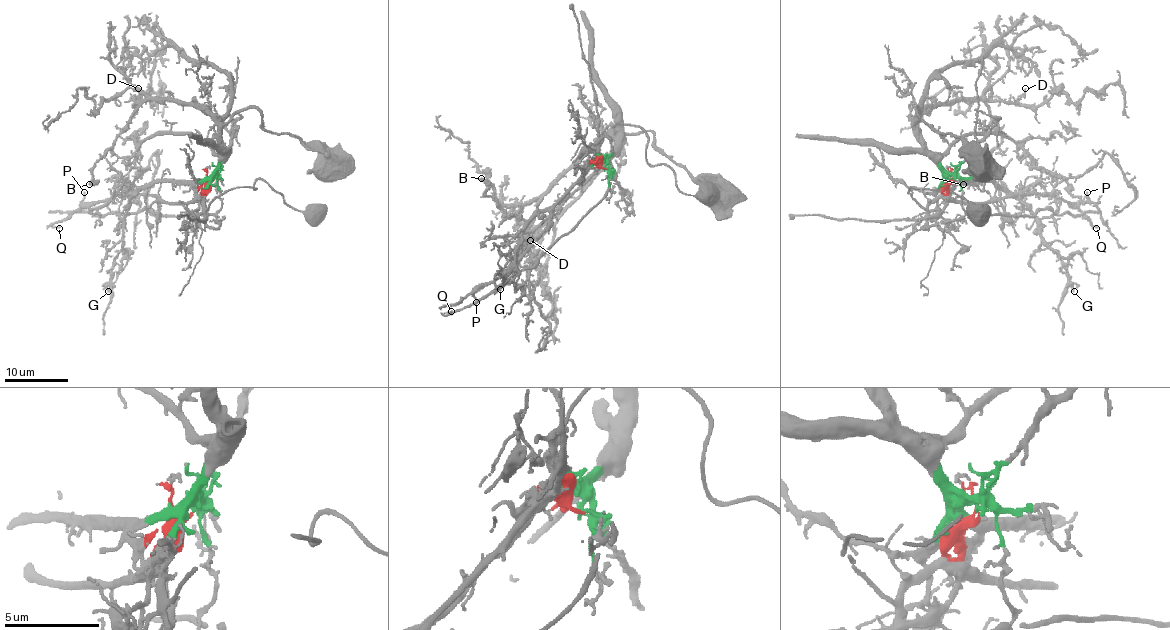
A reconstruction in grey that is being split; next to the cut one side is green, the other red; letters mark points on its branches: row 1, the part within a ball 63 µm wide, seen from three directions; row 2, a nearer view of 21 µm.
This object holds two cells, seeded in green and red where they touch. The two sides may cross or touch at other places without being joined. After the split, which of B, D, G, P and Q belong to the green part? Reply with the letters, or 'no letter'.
B, D, G

